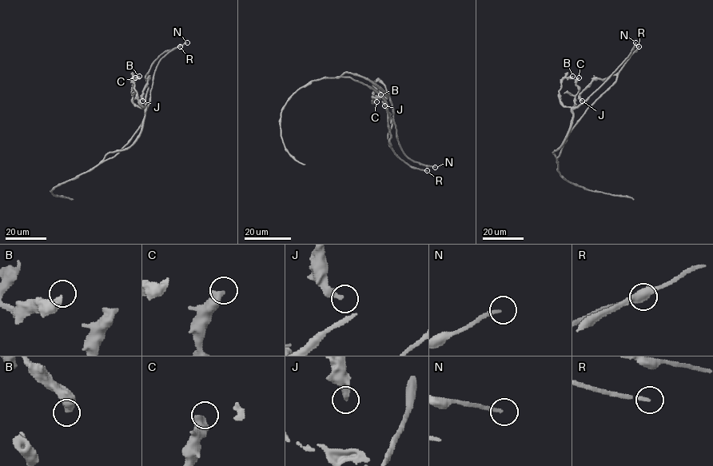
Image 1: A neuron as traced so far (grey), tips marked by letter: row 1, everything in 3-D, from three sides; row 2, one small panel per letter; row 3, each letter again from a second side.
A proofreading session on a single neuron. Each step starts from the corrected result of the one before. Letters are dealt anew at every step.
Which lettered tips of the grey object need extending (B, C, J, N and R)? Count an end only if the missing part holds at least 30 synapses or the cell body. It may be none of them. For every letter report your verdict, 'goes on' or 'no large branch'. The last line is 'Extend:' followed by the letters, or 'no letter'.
B: no large branch
C: no large branch
J: no large branch
N: goes on
R: goes on
Extend: N, R

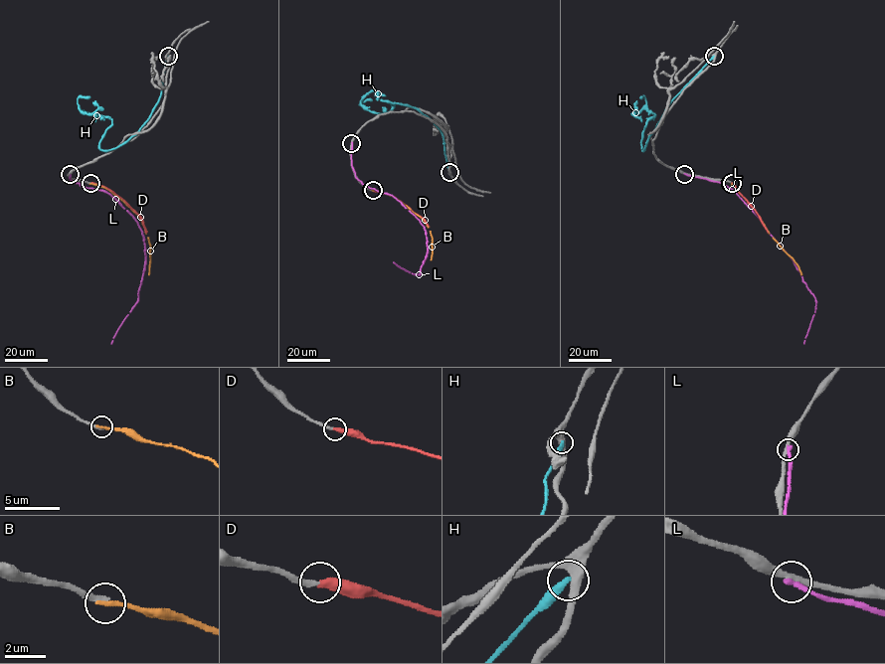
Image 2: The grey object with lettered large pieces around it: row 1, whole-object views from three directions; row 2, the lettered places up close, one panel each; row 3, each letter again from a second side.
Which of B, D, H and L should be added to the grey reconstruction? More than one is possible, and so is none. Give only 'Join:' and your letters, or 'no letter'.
Join: D

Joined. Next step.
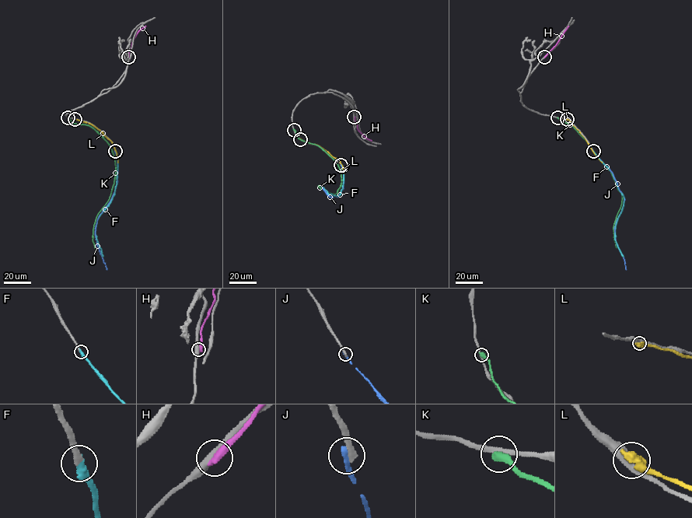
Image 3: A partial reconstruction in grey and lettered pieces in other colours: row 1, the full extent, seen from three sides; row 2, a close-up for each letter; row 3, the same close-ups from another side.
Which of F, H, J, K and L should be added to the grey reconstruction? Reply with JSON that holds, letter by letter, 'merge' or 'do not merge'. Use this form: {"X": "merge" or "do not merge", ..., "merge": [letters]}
{"F": "merge", "H": "do not merge", "J": "do not merge", "K": "do not merge", "L": "do not merge", "merge": ["F"]}

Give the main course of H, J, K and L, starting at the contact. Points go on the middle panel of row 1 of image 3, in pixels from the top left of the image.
H: (354, 117), (358, 130), (372, 141)
J: (340, 165), (343, 188), (337, 197), (331, 195), (320, 187), (333, 197)
K: (294, 130), (300, 139), (326, 152), (339, 168), (341, 179), (337, 193), (329, 193), (319, 185), (320, 188)
L: (300, 139), (319, 145), (336, 158), (342, 166), (344, 174)

